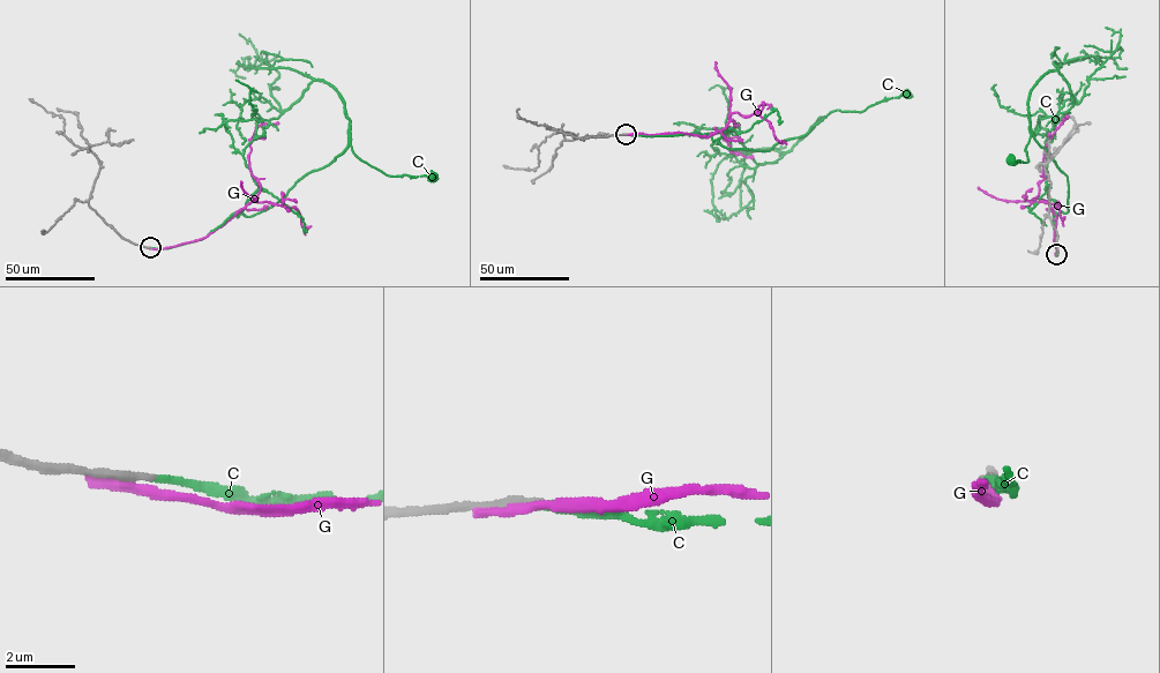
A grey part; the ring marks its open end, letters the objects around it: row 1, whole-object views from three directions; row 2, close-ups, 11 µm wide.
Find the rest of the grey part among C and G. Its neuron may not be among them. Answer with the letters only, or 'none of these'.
C

